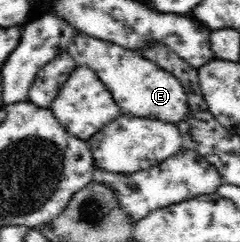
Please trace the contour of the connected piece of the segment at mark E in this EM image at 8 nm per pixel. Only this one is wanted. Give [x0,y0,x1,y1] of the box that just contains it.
[68,31,189,124]

